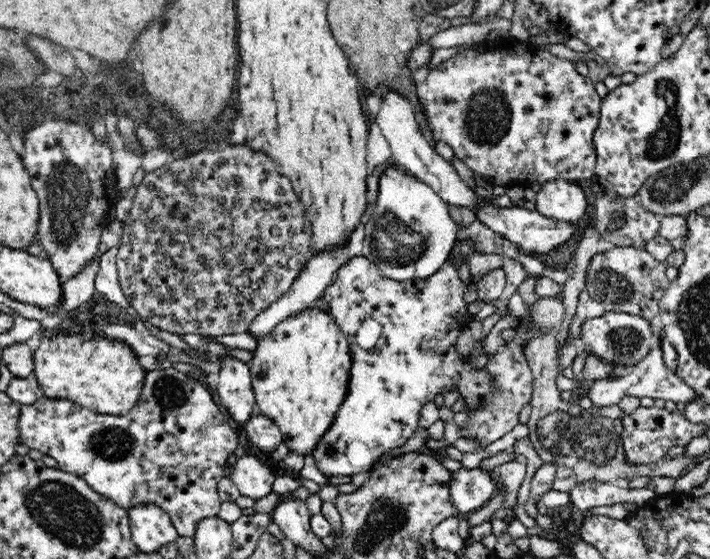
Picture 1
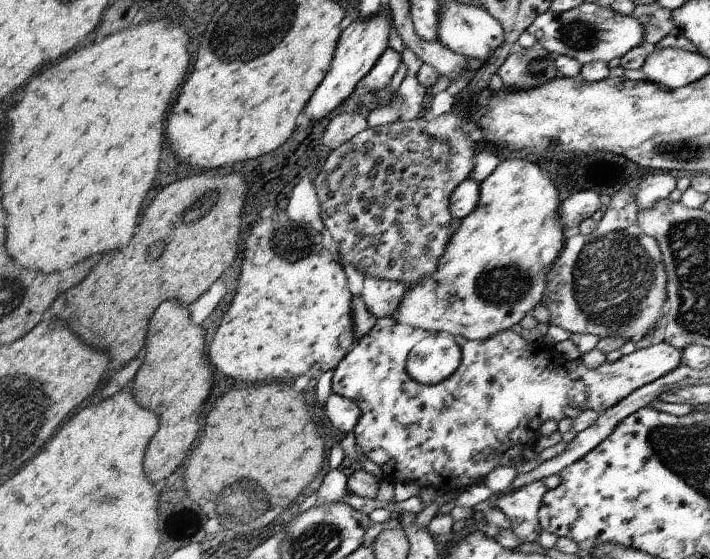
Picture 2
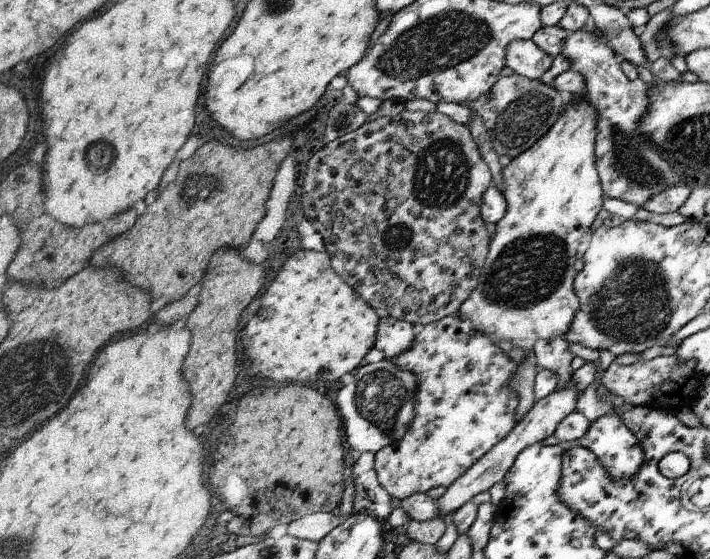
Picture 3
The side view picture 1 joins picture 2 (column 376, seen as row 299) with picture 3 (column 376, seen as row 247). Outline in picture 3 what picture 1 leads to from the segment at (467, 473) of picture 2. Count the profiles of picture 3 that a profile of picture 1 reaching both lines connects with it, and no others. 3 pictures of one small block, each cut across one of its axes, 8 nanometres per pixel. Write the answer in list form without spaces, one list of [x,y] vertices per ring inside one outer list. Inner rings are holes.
[[[448,315],[420,327],[416,330],[412,346],[400,356],[390,358],[400,370],[412,372],[418,378],[414,420],[408,426],[408,432],[398,442],[388,444],[375,454],[374,468],[380,486],[399,501],[437,486],[448,488],[516,426],[514,415],[519,395],[509,383],[519,364],[512,354],[506,354],[488,336],[472,330],[470,323],[468,332],[462,330],[462,318],[464,316]]]

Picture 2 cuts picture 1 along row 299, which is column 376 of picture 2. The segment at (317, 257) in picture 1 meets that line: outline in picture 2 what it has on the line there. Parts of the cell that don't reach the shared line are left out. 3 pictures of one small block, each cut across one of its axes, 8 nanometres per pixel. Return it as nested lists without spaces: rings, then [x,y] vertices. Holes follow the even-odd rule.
[[[385,275],[378,279],[365,277],[364,290],[359,296],[368,312],[381,323],[385,323],[399,310],[407,288],[402,282],[388,280]]]

